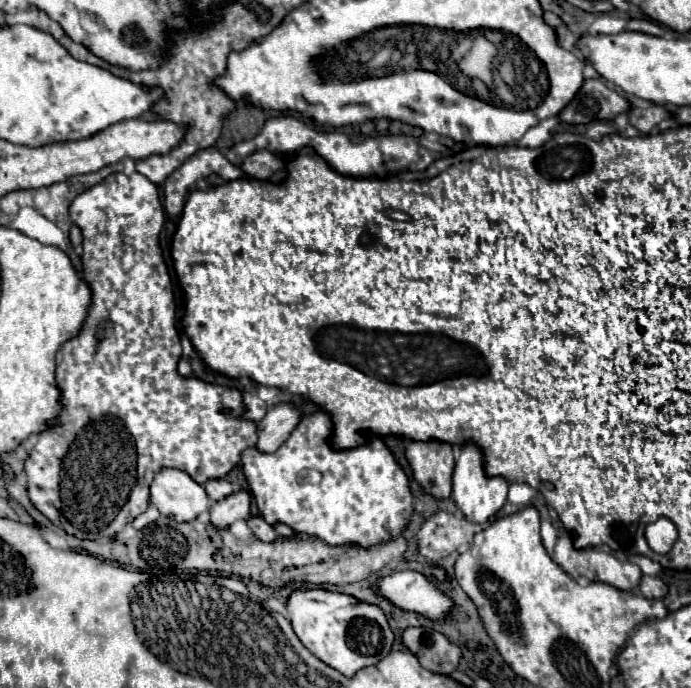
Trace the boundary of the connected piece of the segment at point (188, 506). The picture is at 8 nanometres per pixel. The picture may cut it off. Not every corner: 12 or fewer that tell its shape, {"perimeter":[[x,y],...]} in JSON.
{"perimeter":[[180,469],[154,475],[150,503],[174,521],[210,507],[204,487]]}

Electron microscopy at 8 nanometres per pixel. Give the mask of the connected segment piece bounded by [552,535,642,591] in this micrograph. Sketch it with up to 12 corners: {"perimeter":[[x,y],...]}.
{"perimeter":[[558,537],[552,559],[574,579],[636,589],[638,565]]}

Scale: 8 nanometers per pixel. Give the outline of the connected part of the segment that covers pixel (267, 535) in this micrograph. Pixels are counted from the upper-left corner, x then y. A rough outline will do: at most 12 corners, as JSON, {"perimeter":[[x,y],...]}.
{"perimeter":[[248,517],[246,523],[258,539],[274,541],[274,527],[262,517]]}

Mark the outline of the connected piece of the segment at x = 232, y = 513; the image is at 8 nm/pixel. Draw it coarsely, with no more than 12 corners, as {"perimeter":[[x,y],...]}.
{"perimeter":[[240,489],[210,507],[216,527],[250,515],[250,493]]}

